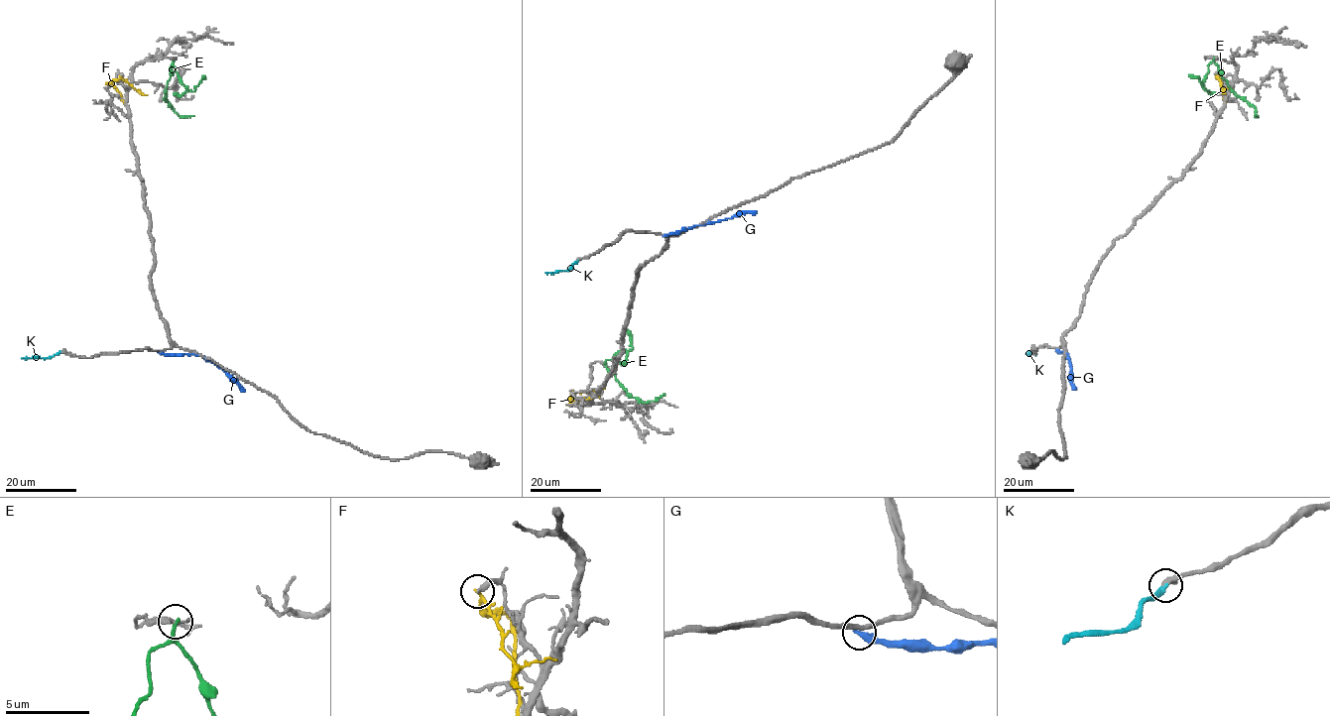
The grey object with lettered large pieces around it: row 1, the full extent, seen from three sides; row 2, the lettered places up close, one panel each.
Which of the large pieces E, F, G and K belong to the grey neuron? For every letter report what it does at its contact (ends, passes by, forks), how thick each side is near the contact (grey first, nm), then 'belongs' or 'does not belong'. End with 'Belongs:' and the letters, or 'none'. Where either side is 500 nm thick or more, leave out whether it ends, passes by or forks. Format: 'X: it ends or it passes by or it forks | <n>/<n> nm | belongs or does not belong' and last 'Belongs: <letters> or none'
E: it ends | 240/200 nm | does not belong
F: it passes by | 360/160 nm | does not belong
G: it ends | 280/400 nm | does not belong
K: it ends | 420/300 nm | belongs
Belongs: K

